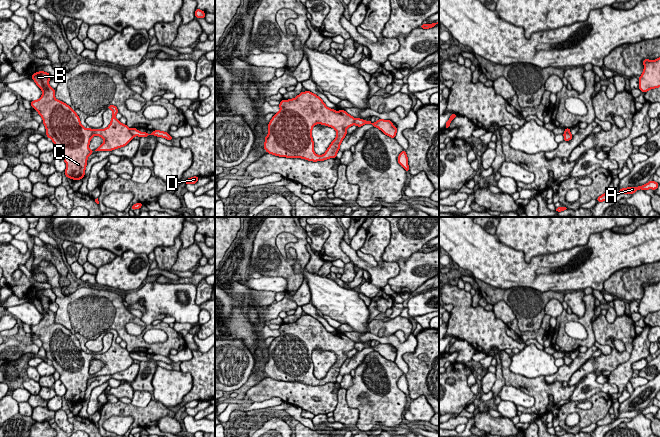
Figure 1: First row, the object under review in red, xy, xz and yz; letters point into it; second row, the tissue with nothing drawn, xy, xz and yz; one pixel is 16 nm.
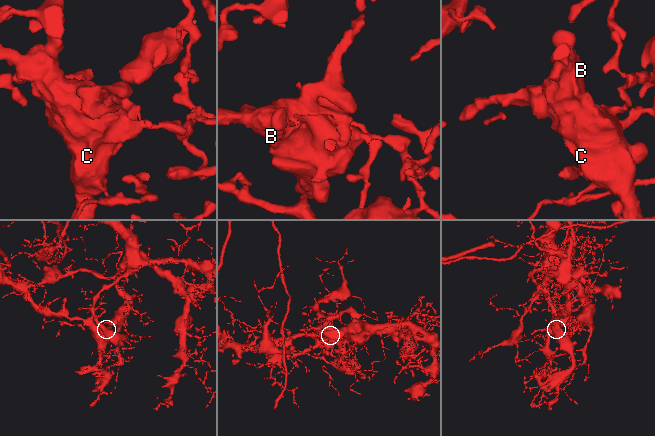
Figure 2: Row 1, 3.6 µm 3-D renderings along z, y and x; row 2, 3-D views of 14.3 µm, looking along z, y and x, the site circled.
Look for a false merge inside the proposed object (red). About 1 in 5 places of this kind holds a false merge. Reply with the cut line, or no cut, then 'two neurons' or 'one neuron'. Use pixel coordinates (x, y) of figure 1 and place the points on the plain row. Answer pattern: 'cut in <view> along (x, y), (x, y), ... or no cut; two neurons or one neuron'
cut in xy along (129, 353), (133, 360); two neurons

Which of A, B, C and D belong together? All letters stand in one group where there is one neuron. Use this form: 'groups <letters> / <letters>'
groups A D / B C

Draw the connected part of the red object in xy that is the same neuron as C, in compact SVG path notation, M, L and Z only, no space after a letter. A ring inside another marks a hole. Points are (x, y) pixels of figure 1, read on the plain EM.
M44 295L33 297L32 303L42 314L42 320L30 328L42 341L46 360L53 365L60 375L59 380L65 385L67 402L73 404L84 402L88 380L93 376L112 375L124 371L134 362L127 349L116 343L118 337L116 330L107 330L113 335L107 352L86 353L76 336L55 322L55 313L49 309L49 297ZM93 360L102 361L104 366L91 375L89 368Z

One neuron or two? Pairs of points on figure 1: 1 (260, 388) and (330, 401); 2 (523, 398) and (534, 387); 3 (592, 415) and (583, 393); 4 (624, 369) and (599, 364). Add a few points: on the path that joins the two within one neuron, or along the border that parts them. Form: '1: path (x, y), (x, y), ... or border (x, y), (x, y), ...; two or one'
1: path (277, 388), (286, 391), (313, 391); one
2: border (505, 384), (529, 394), (534, 399), (534, 405); two
3: border (609, 394), (597, 391), (588, 399); two
4: border (631, 350), (630, 357), (618, 364), (610, 372); two

